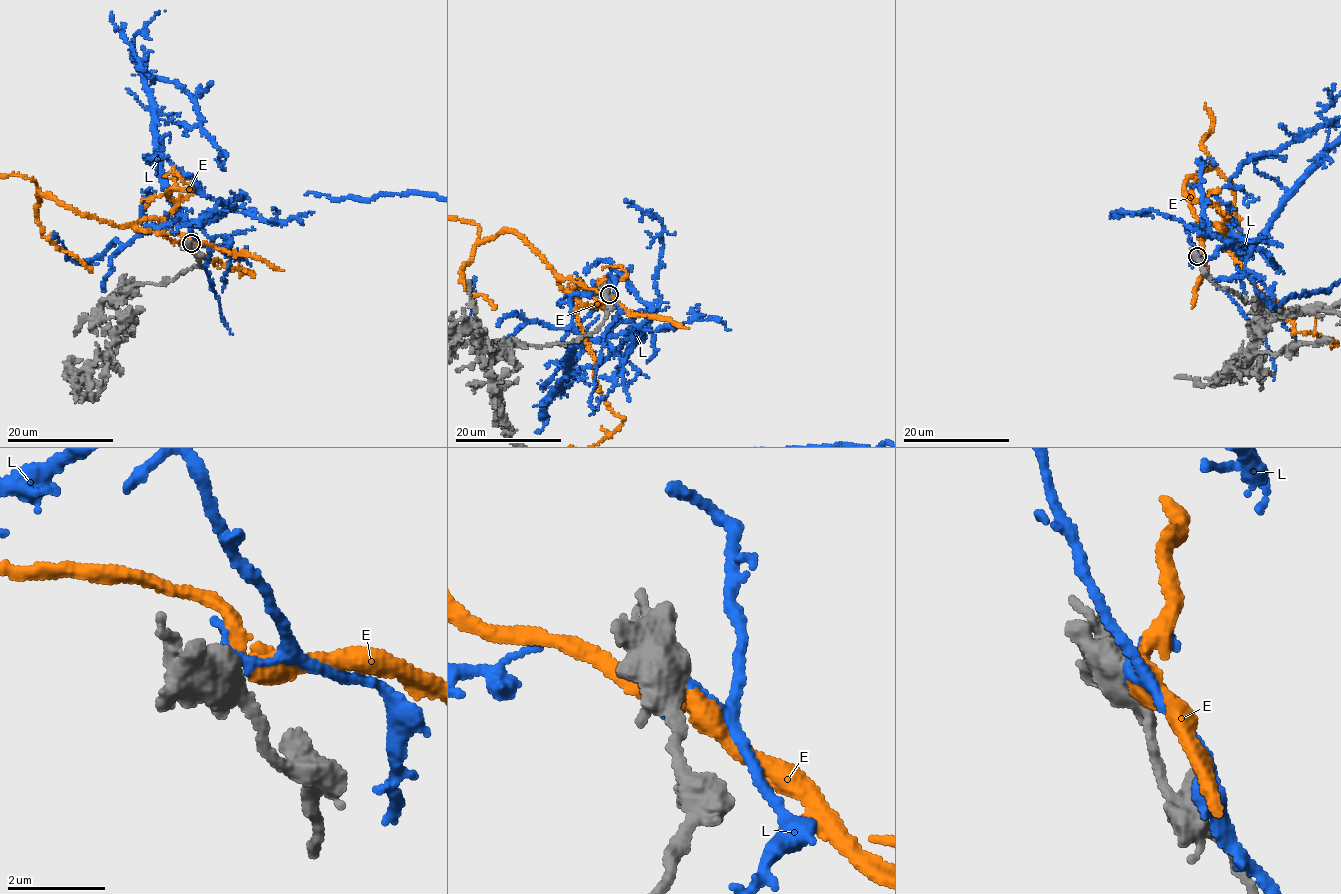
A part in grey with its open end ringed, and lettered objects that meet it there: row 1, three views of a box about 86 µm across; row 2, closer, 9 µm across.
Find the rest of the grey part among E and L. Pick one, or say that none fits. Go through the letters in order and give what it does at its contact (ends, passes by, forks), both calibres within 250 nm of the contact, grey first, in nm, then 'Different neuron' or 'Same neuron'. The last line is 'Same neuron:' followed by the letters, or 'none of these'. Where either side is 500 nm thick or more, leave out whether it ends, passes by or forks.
E: Thickness 550 nm (grey) against 340 nm. Different neuron
L: It passes by. Thickness 440 nm (grey) against 120 nm. Same neuron
Same neuron: L

